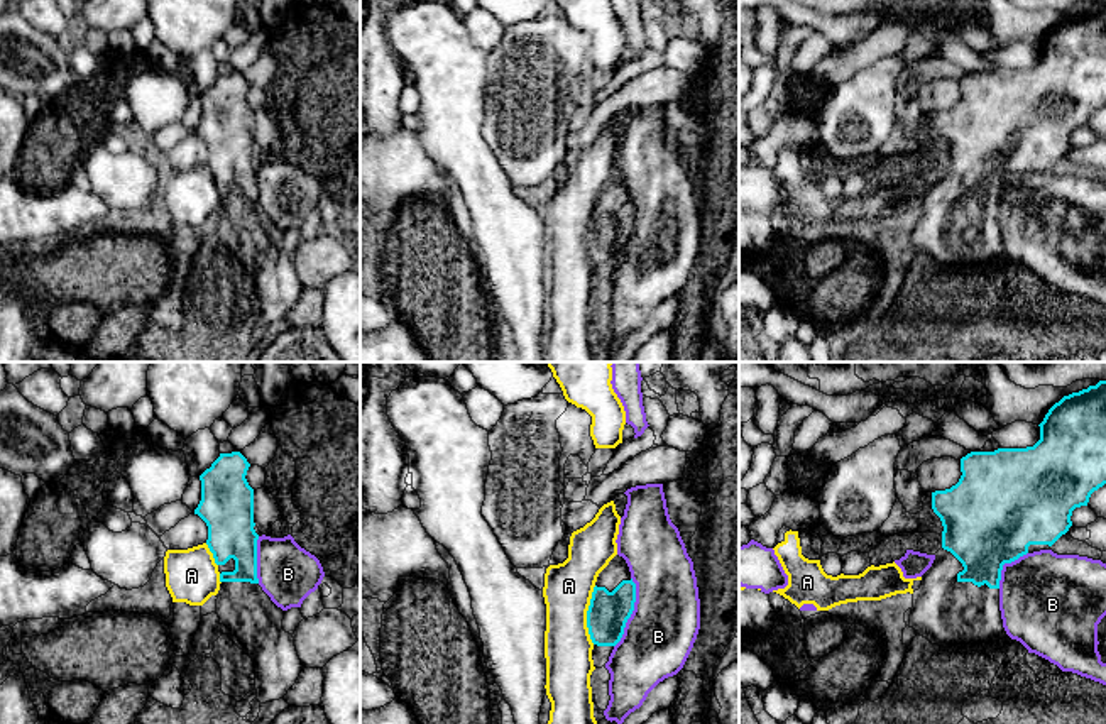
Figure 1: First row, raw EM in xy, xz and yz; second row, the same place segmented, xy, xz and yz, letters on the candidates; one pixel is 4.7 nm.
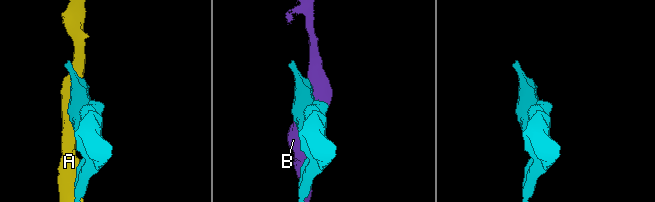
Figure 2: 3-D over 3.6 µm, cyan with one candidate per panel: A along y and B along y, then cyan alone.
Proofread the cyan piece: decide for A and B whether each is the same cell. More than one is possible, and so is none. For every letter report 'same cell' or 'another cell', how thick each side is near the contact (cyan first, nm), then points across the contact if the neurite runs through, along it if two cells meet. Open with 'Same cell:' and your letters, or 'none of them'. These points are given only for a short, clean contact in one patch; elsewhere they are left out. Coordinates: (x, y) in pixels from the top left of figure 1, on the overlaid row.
Same cell: none of them
A: another cell; 190 nm thick on the cyan side, 240 nm on the other; border along xz (596, 586), (587, 611), (587, 633), (592, 643)
B: another cell; 190 nm thick on the cyan side, 340 nm on the other; border along xz (631, 577), (635, 584), (633, 613), (621, 640), (614, 647)

